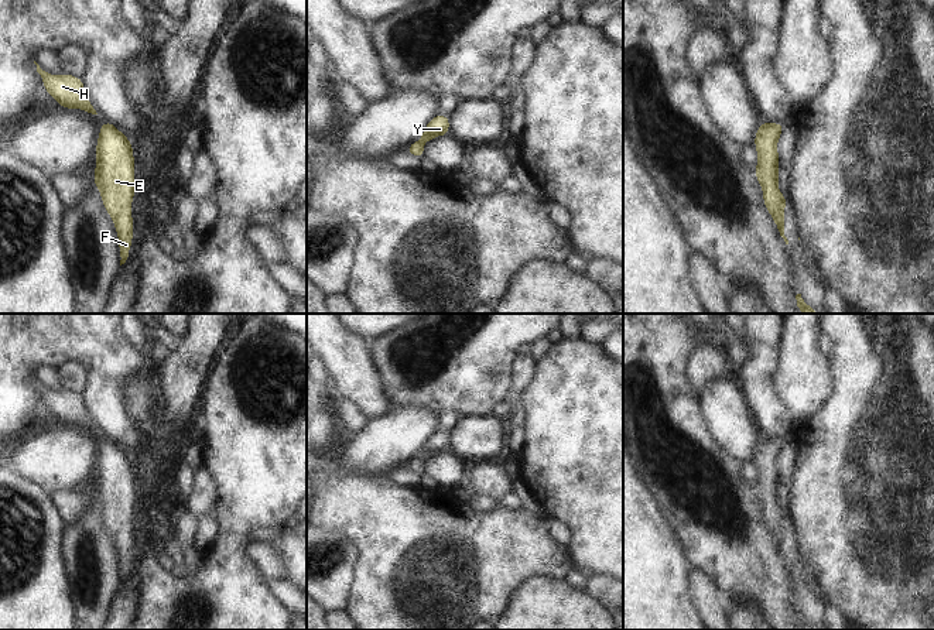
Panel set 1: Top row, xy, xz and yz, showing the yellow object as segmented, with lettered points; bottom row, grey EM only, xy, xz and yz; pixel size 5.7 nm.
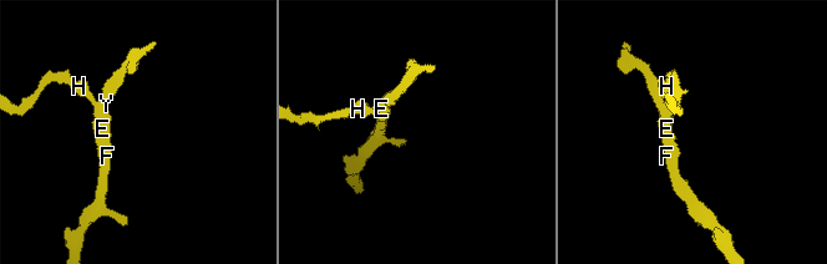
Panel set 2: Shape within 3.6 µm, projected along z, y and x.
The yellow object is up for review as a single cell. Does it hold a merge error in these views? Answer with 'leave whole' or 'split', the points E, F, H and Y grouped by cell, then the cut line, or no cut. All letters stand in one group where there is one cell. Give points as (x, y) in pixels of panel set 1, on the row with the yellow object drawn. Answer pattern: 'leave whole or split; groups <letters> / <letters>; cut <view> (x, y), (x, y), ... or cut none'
leave whole; groups E F H Y; cut none

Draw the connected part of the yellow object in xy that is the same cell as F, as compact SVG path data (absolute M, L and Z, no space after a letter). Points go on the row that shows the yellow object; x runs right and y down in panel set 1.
M103 121L95 154L97 160L93 182L100 192L105 210L113 220L122 266L133 243L131 203L136 191L133 144L113 123Z

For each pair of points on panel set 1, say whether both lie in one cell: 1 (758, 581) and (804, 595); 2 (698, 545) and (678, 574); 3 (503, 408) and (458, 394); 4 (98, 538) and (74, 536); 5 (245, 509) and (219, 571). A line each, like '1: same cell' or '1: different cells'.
1: different cells
2: different cells
3: different cells
4: same cell
5: same cell

